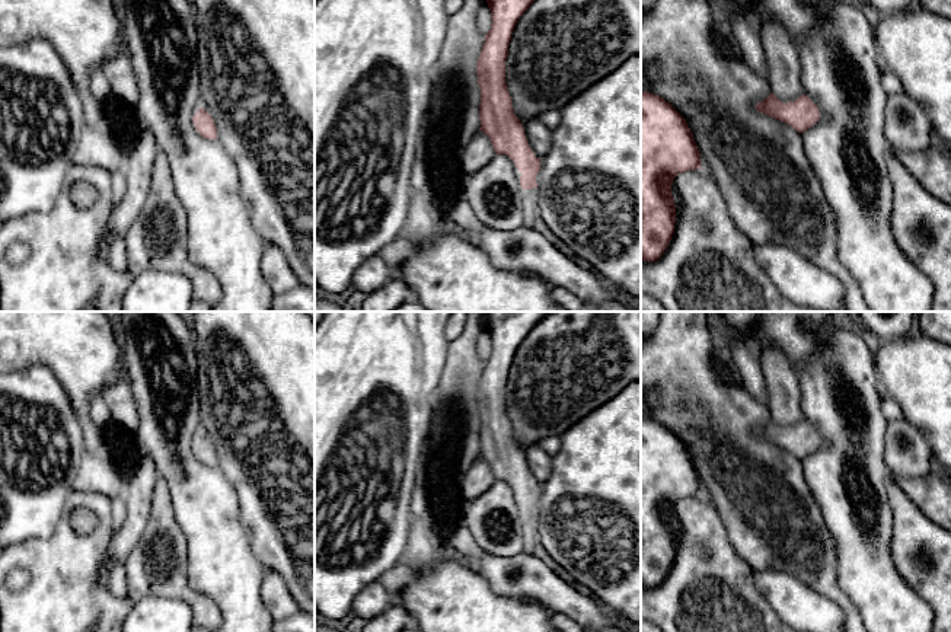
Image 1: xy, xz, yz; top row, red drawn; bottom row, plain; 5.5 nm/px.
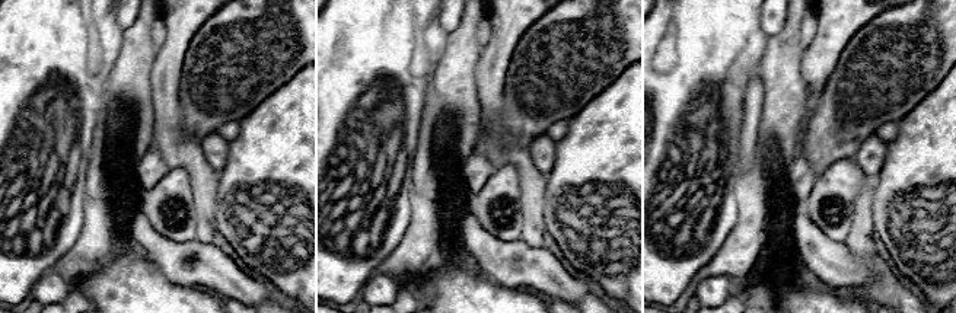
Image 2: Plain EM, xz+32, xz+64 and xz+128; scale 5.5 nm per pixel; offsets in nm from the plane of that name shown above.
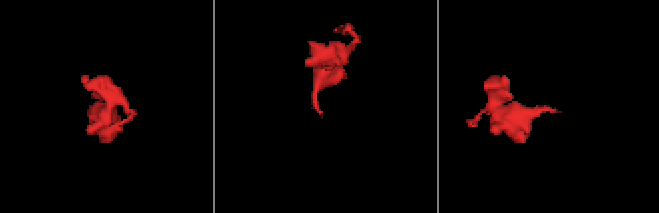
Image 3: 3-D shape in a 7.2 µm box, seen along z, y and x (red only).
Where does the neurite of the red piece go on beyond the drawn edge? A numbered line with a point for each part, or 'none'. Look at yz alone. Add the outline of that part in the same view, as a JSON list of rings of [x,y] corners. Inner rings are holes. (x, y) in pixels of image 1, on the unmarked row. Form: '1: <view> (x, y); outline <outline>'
none

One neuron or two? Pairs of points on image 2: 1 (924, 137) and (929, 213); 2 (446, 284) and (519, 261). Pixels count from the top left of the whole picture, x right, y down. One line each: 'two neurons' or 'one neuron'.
1: one neuron
2: two neurons

